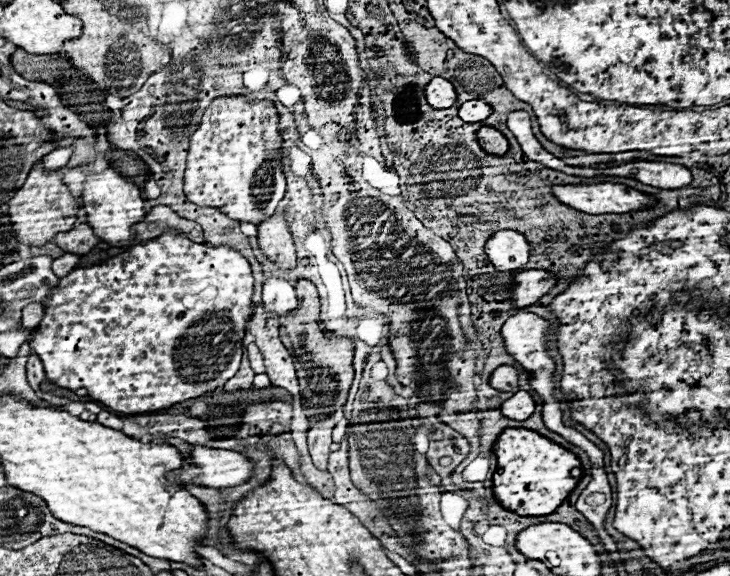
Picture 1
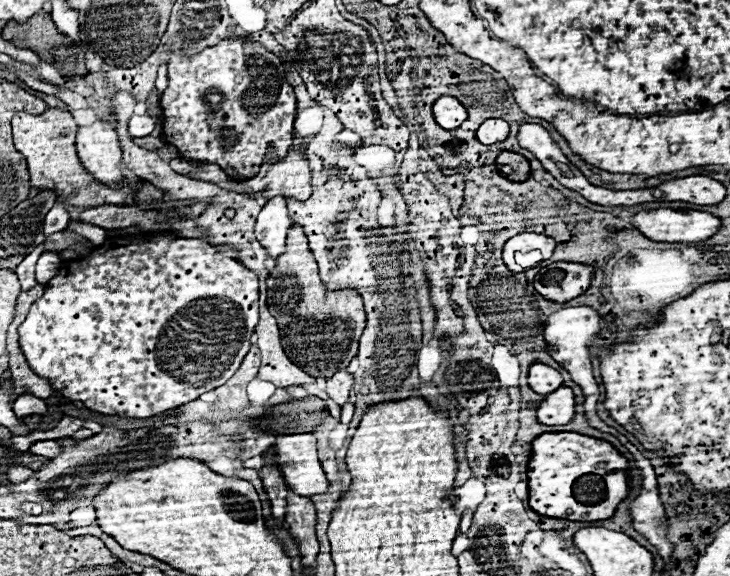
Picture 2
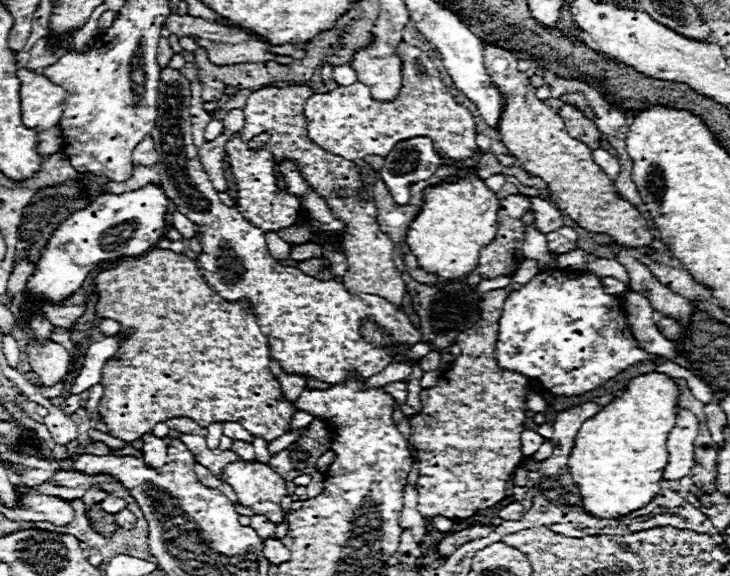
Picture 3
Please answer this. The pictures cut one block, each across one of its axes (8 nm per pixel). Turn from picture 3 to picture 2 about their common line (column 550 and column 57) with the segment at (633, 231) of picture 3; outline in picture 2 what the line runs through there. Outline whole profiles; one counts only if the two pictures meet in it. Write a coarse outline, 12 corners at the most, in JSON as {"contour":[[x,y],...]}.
{"contour":[[70,112],[12,118],[30,184],[72,206],[124,204],[138,184],[98,184]]}

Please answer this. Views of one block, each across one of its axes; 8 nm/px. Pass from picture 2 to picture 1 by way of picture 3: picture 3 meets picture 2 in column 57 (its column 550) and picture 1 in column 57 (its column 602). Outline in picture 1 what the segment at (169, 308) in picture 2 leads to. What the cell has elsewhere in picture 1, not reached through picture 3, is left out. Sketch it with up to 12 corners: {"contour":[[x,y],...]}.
{"contour":[[168,230],[44,300],[46,378],[112,412],[238,372],[248,260]]}

